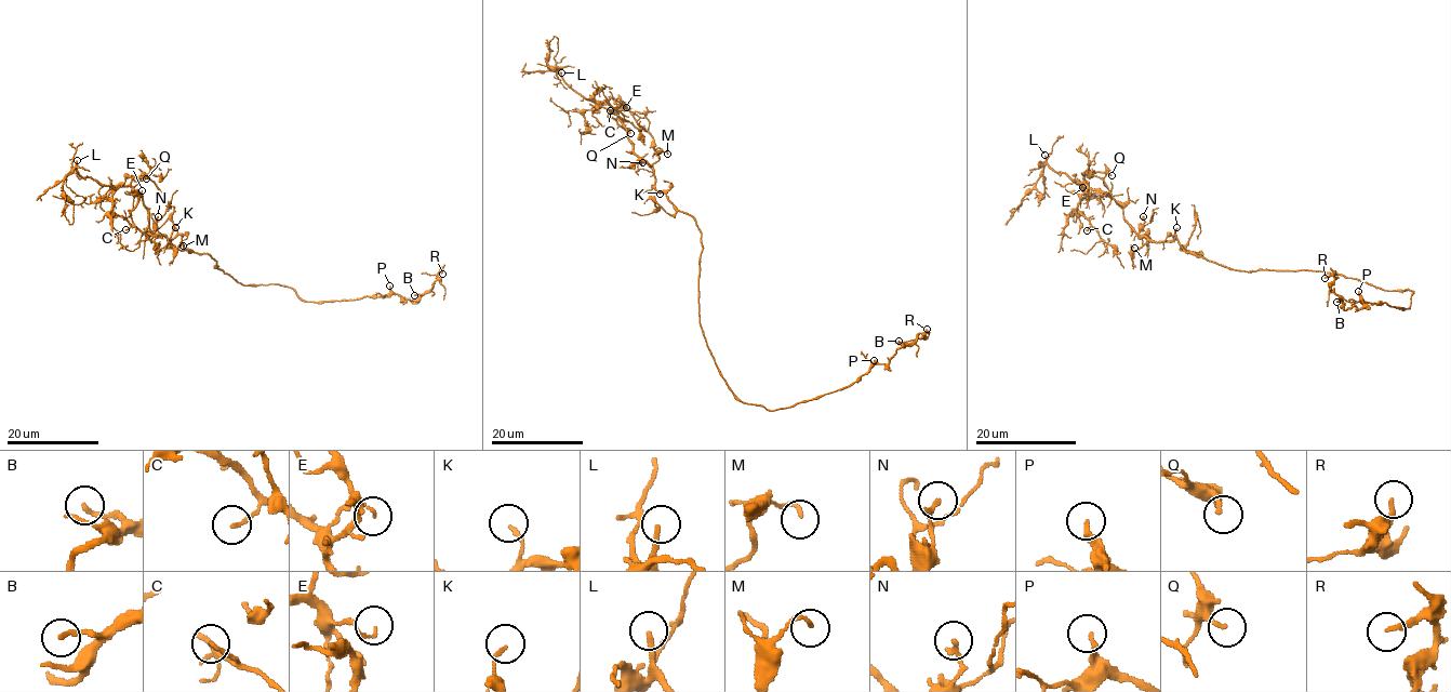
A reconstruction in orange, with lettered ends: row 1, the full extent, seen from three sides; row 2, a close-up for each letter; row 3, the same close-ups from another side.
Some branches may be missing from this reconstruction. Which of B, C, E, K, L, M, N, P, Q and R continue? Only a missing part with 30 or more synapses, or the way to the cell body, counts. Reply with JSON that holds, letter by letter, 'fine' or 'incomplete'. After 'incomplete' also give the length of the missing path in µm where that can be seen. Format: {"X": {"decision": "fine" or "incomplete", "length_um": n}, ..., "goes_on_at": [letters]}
{"B": {"decision": "fine"}, "C": {"decision": "fine"}, "E": {"decision": "fine"}, "K": {"decision": "fine"}, "L": {"decision": "incomplete", "length_um": 50}, "M": {"decision": "fine"}, "N": {"decision": "fine"}, "P": {"decision": "fine"}, "Q": {"decision": "fine"}, "R": {"decision": "fine"}, "goes_on_at": ["L"]}

